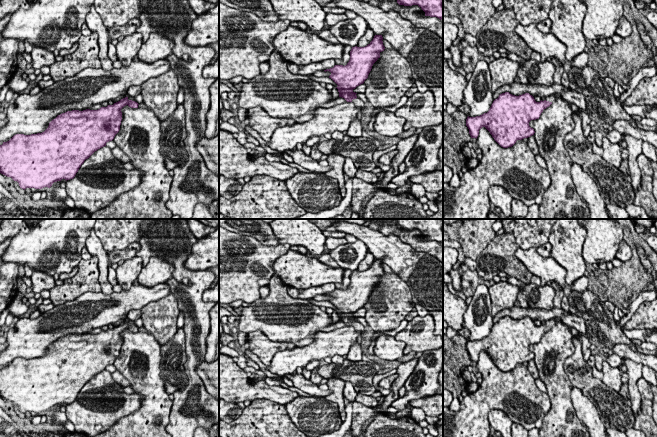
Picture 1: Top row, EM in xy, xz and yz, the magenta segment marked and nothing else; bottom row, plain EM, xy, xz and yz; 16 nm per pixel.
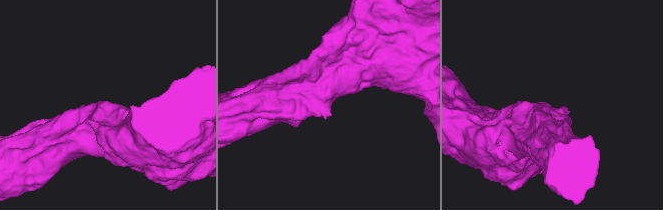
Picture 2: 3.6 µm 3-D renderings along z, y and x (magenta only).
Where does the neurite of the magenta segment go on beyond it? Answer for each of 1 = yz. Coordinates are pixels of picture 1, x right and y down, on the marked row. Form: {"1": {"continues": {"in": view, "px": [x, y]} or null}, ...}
{"1": {"continues": {"in": "yz", "px": [551, 98]}}}

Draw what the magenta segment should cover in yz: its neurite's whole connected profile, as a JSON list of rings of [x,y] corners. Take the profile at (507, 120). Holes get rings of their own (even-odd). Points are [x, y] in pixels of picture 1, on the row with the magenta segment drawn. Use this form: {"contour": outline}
{"contour": [[[505,92],[493,101],[487,113],[476,117],[468,116],[466,126],[471,138],[477,139],[479,130],[485,127],[501,147],[512,147],[517,140],[534,135],[535,131],[529,126],[529,122],[539,119],[543,110],[555,98],[553,94],[544,101],[536,102],[529,93],[515,96]]]}

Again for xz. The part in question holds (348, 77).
{"contour": [[[375,35],[373,40],[365,47],[352,47],[350,51],[350,60],[349,62],[343,65],[335,65],[333,68],[324,70],[329,71],[331,78],[336,84],[339,92],[339,97],[344,98],[347,102],[353,102],[361,111],[365,110],[365,103],[359,99],[353,90],[364,83],[368,78],[368,75],[372,69],[373,64],[380,58],[380,53],[384,51],[385,47],[383,45],[382,35]]]}

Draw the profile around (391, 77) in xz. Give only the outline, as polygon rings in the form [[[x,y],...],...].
[[[384,49],[364,81],[365,96],[374,108],[397,104],[415,80],[409,62],[395,49]]]

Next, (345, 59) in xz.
[[[345,45],[345,48],[343,50],[343,56],[341,59],[335,59],[335,63],[336,65],[347,65],[347,63],[350,60],[350,51],[351,51],[352,47],[349,45]]]

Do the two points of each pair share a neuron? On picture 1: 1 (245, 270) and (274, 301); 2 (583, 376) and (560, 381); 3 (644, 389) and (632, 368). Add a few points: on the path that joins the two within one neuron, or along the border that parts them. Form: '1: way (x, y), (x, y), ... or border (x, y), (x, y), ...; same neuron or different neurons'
1: border (260, 296), (249, 304); different neurons
2: border (568, 356), (564, 363), (564, 371), (573, 386); different neurons
3: border (641, 376), (637, 381), (640, 402); different neurons

